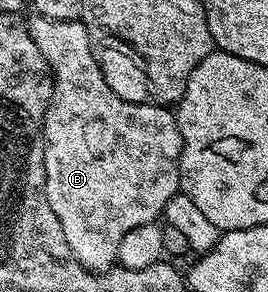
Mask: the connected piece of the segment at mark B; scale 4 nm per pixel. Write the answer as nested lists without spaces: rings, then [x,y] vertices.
[[[32,16],[32,19],[27,19],[26,25],[28,27],[28,31],[30,32],[30,36],[34,40],[34,44],[38,44],[38,52],[42,52],[42,56],[48,62],[48,69],[52,71],[52,76],[54,79],[54,93],[52,95],[52,100],[49,103],[47,108],[47,112],[44,114],[44,124],[43,124],[43,138],[44,138],[44,167],[46,168],[46,180],[44,181],[44,191],[47,196],[47,203],[50,204],[50,208],[53,209],[54,214],[58,216],[58,220],[62,224],[62,230],[64,231],[67,243],[70,244],[70,248],[75,257],[79,260],[84,267],[88,270],[93,271],[95,273],[103,273],[110,270],[116,263],[118,247],[122,242],[123,236],[126,236],[126,232],[132,231],[136,227],[142,227],[146,223],[156,222],[157,219],[161,217],[164,213],[164,209],[166,208],[166,204],[178,191],[181,189],[180,184],[180,149],[183,148],[182,144],[182,136],[180,135],[180,129],[178,128],[178,124],[176,123],[175,113],[167,106],[161,106],[159,104],[151,104],[148,102],[138,104],[138,103],[130,103],[122,100],[119,96],[116,95],[114,91],[108,86],[104,79],[104,75],[102,74],[98,62],[94,60],[94,54],[91,51],[91,38],[88,35],[89,27],[85,26],[83,21],[79,22],[67,22],[66,20],[50,20],[49,18],[41,18],[39,16]]]

